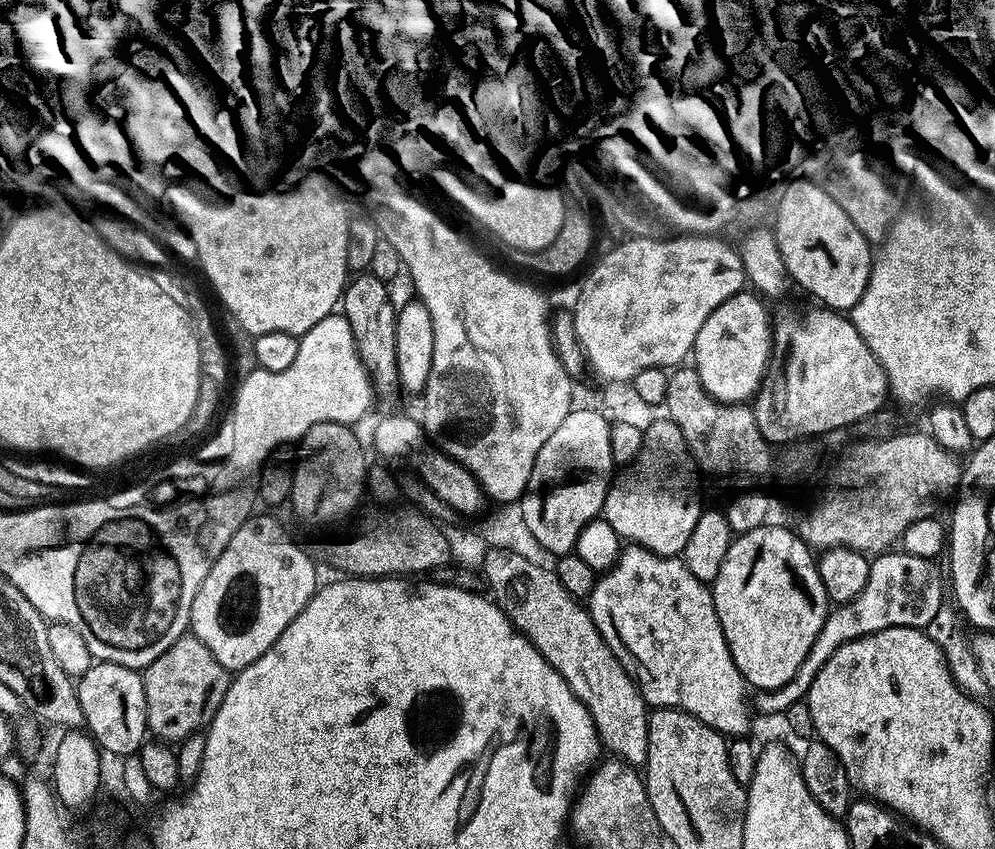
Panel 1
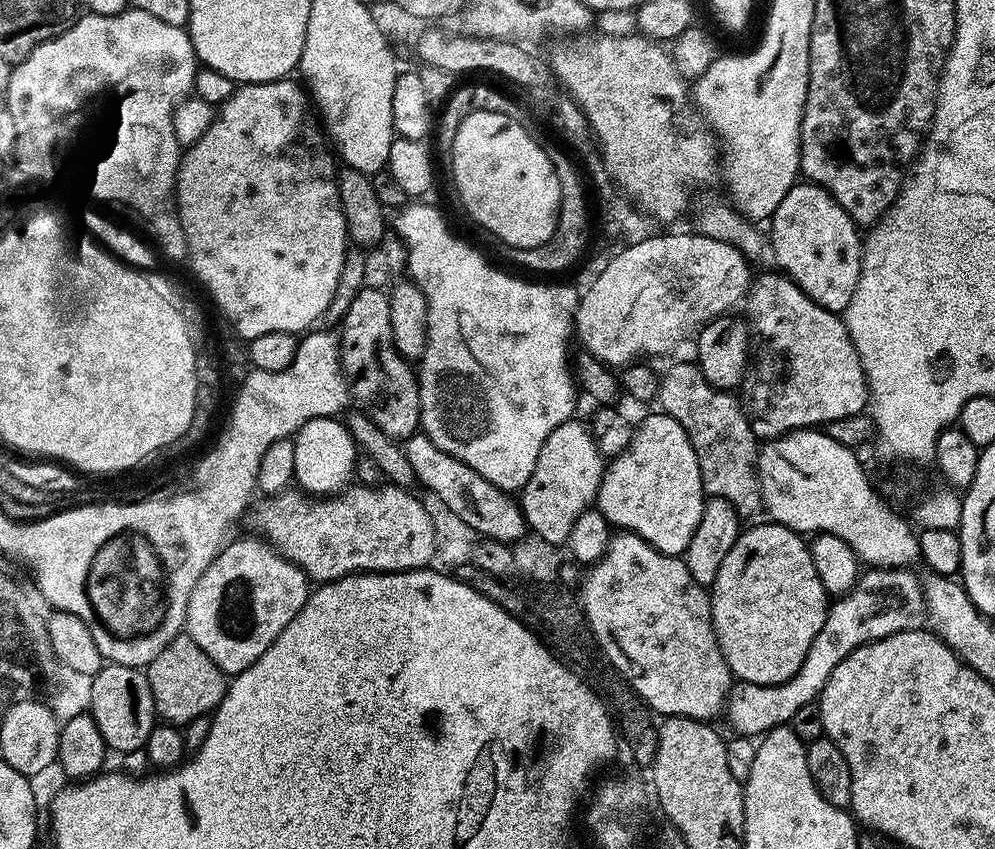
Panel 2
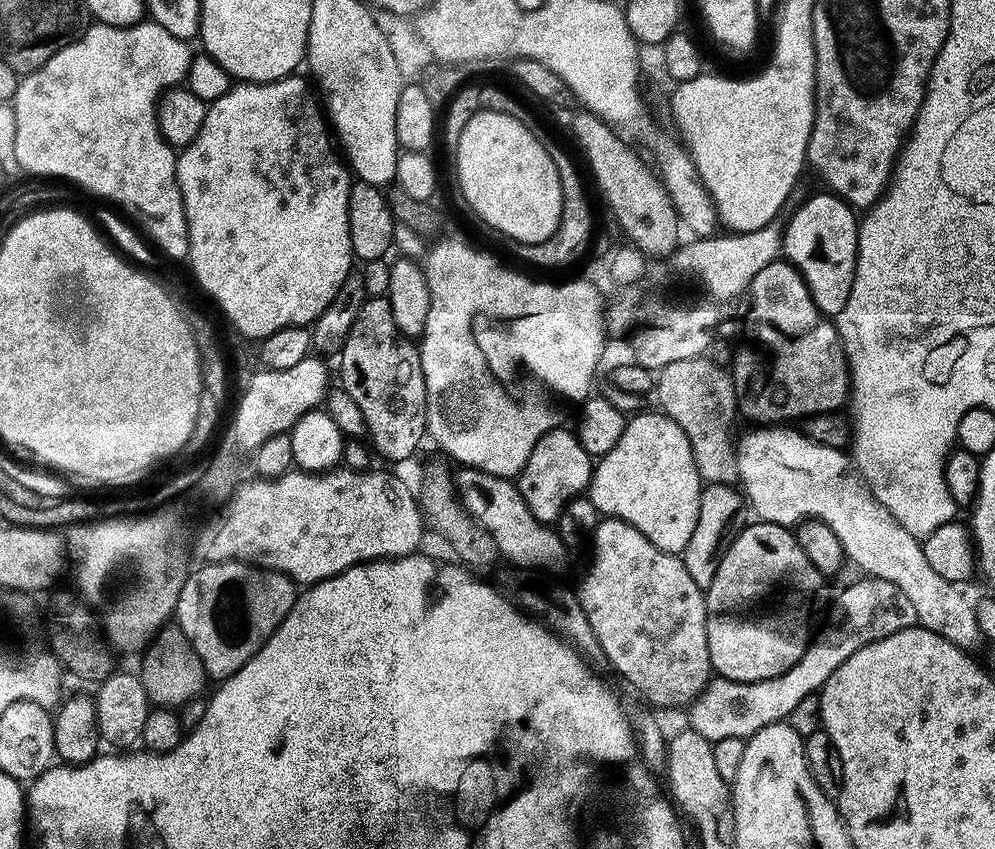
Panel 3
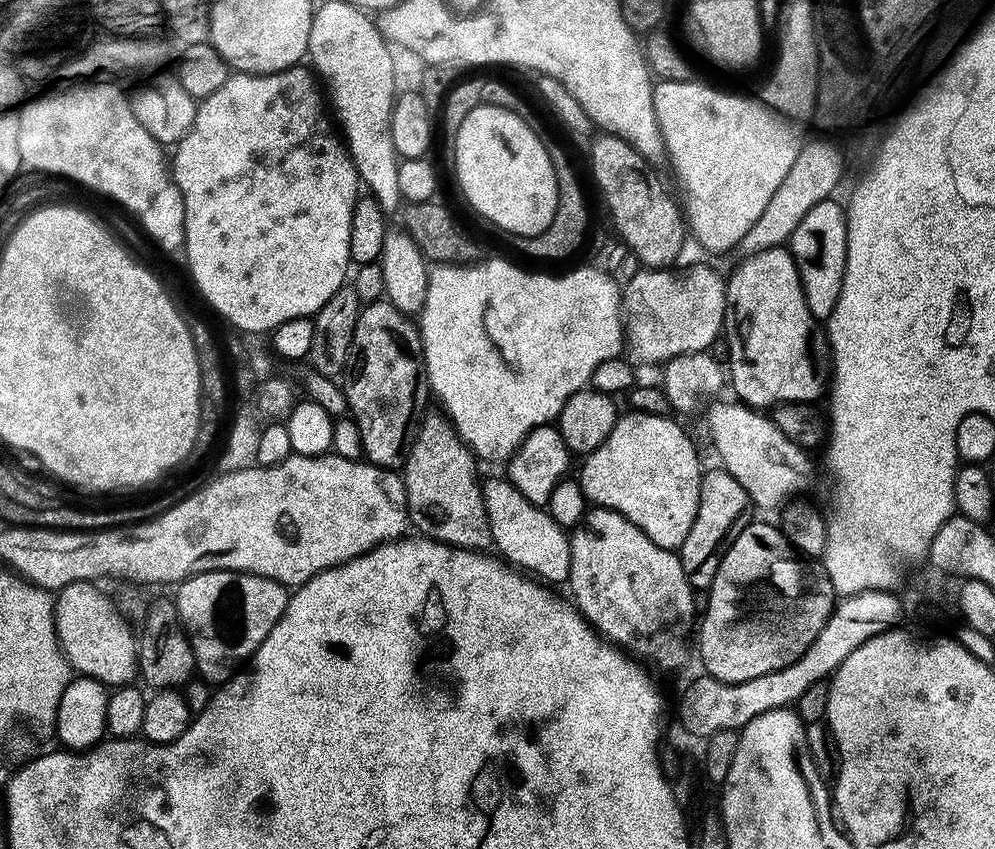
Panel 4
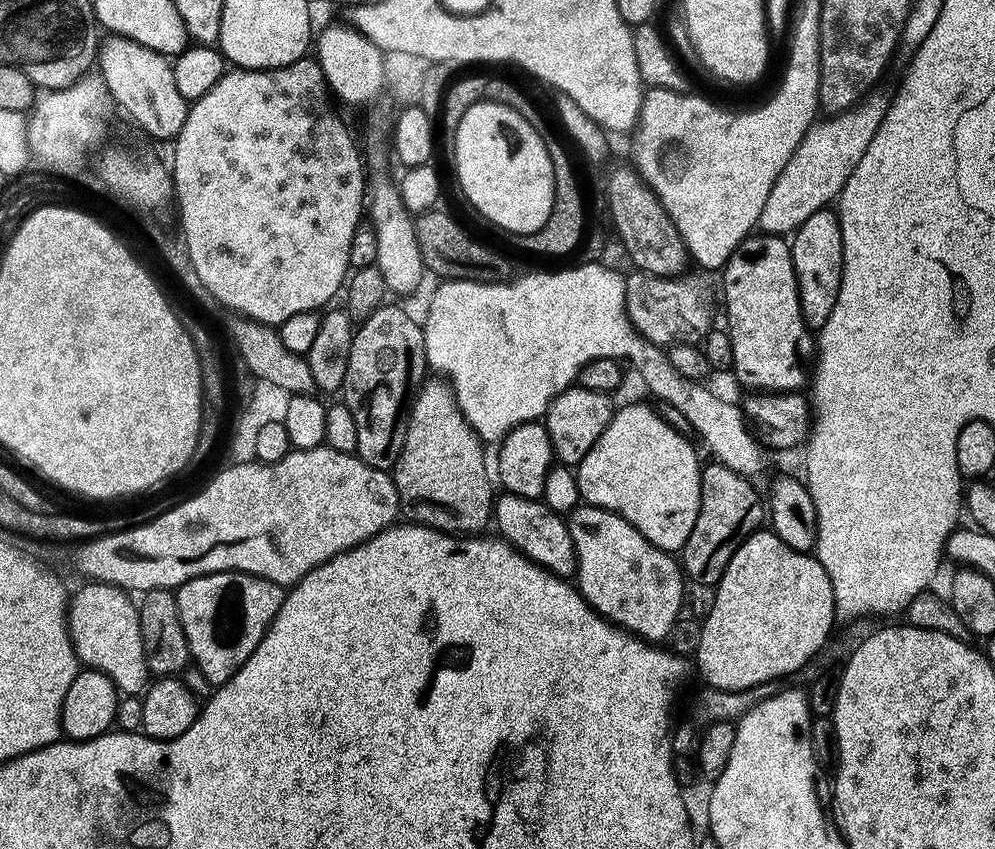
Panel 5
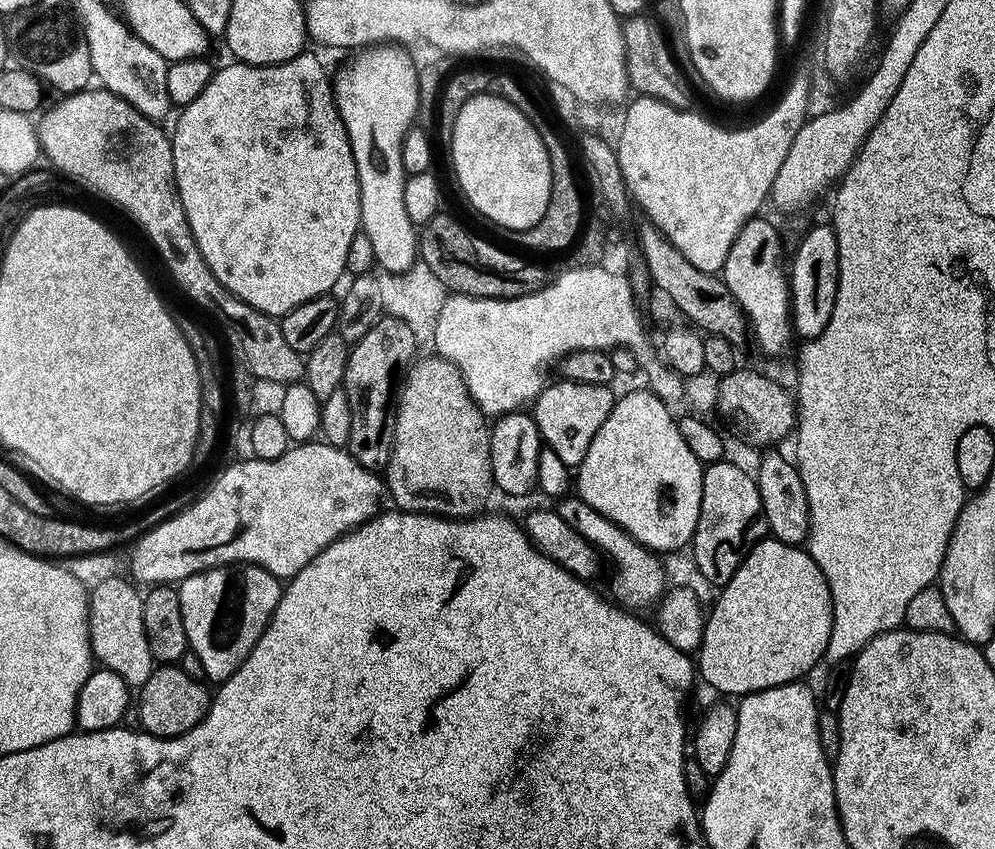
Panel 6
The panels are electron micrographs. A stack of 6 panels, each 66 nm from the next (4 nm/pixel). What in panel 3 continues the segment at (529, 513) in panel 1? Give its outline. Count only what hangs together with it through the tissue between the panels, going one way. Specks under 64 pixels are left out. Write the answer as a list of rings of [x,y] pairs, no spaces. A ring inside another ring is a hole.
[[[564,427],[551,428],[546,435],[538,438],[518,477],[518,487],[526,506],[530,506],[530,514],[534,514],[538,522],[549,526],[557,523],[568,501],[581,495],[592,481],[593,457],[582,446],[575,431],[571,427]]]

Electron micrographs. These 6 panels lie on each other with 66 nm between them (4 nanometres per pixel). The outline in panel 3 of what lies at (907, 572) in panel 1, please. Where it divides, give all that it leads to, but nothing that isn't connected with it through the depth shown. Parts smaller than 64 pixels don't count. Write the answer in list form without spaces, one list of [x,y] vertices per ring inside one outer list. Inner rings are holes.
[[[861,577],[860,580],[852,583],[850,586],[846,587],[836,598],[831,610],[830,614],[826,620],[826,624],[823,626],[822,630],[809,641],[809,644],[805,648],[803,652],[803,657],[794,664],[790,668],[790,670],[784,672],[782,675],[775,676],[770,679],[762,679],[758,682],[748,682],[748,683],[738,683],[733,680],[726,679],[724,677],[713,677],[708,681],[708,684],[703,690],[695,697],[695,699],[689,704],[687,712],[688,712],[688,720],[690,724],[688,724],[689,729],[698,734],[701,734],[702,737],[711,741],[712,743],[716,743],[721,741],[722,738],[738,738],[742,737],[747,740],[749,737],[757,733],[758,730],[763,728],[764,726],[768,726],[770,724],[777,724],[785,721],[790,714],[791,710],[794,710],[795,706],[798,706],[799,702],[802,702],[803,698],[806,698],[810,695],[815,695],[820,688],[823,687],[829,680],[830,674],[834,672],[848,658],[850,655],[856,653],[858,649],[861,649],[862,646],[869,644],[870,641],[881,640],[884,637],[889,637],[890,634],[897,633],[900,629],[911,628],[916,624],[916,615],[914,614],[914,606],[910,603],[910,598],[906,597],[906,594],[902,593],[902,590],[898,588],[898,586],[894,586],[892,582],[886,582],[884,579],[878,579],[876,577]]]

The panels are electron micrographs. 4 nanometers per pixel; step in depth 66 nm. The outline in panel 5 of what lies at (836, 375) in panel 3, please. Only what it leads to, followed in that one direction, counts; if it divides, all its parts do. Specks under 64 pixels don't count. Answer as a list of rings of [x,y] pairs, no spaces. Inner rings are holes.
[[[753,234],[747,236],[734,250],[734,254],[724,263],[722,269],[724,275],[724,312],[728,315],[728,324],[726,331],[730,338],[730,346],[733,347],[733,362],[731,371],[736,374],[736,380],[740,384],[745,384],[748,390],[759,390],[761,393],[769,392],[797,392],[809,383],[810,369],[814,364],[813,341],[808,341],[810,329],[808,323],[804,320],[804,315],[800,309],[800,291],[796,285],[796,271],[794,270],[794,262],[792,261],[791,243],[783,236],[769,236],[767,234]]]

